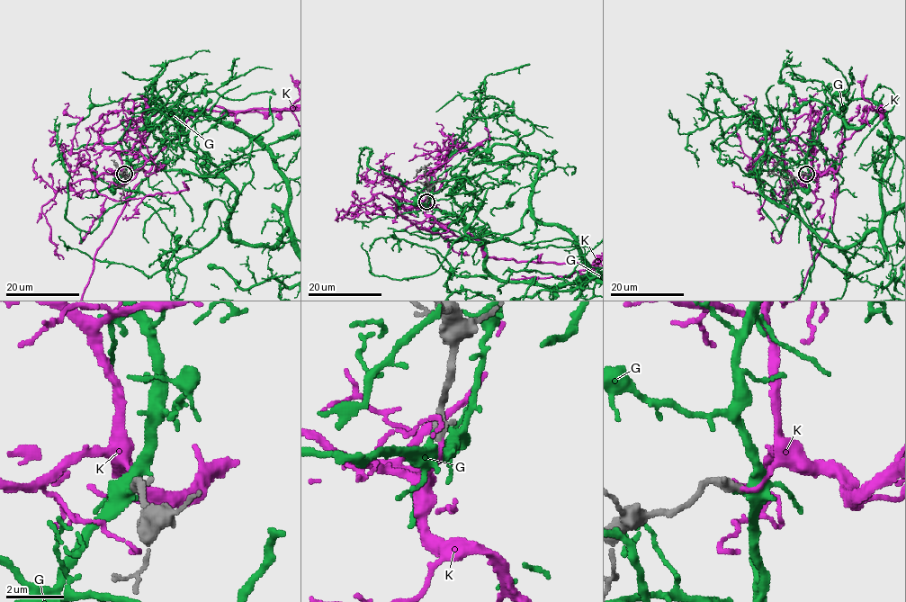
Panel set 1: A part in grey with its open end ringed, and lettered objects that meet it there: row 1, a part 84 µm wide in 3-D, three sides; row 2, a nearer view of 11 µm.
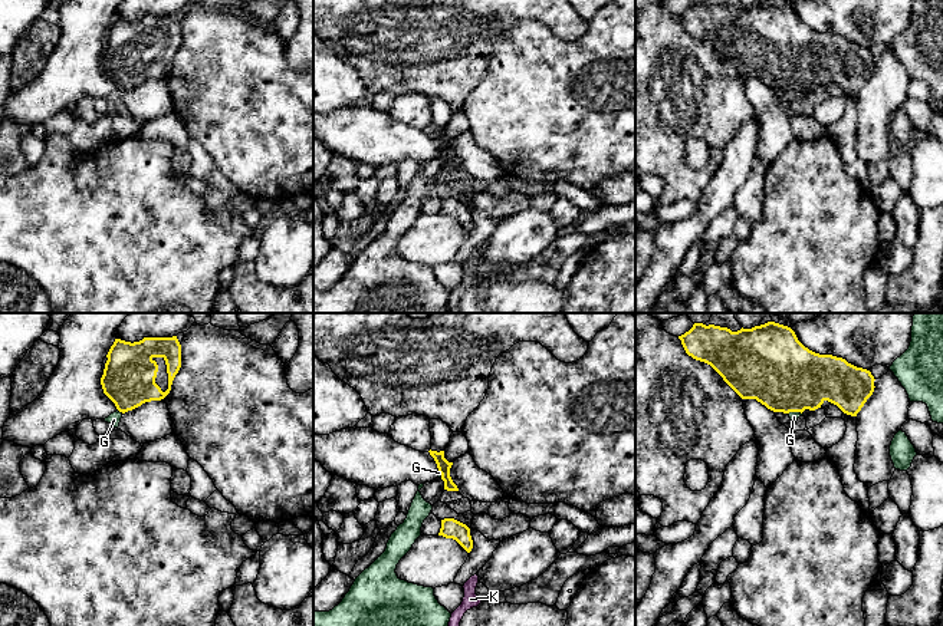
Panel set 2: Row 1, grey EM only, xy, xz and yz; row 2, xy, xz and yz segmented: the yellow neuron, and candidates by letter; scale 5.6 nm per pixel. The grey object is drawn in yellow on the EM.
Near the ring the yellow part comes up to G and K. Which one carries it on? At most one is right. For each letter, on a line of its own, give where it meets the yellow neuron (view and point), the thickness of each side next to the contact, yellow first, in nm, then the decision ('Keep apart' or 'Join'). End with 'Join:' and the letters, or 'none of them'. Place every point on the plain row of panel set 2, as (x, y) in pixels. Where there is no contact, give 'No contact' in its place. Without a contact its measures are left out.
G: Touches yellow at xy (121, 89). Thickness 300 nm (yellow) against 70 nm. Keep apart
K: No contact. Join
Join: K

